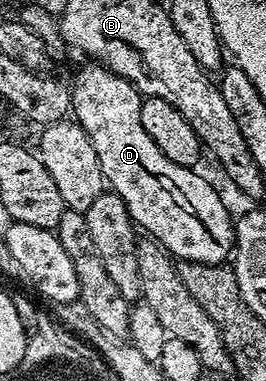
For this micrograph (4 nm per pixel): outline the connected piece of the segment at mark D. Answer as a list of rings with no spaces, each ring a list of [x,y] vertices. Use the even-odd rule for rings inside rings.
[[[84,62],[76,72],[76,81],[71,81],[70,91],[71,115],[94,142],[107,187],[119,194],[133,221],[177,261],[225,263],[236,242],[233,213],[228,213],[215,186],[199,176],[196,168],[170,162],[154,146],[154,138],[142,130],[140,91],[99,62]]]

